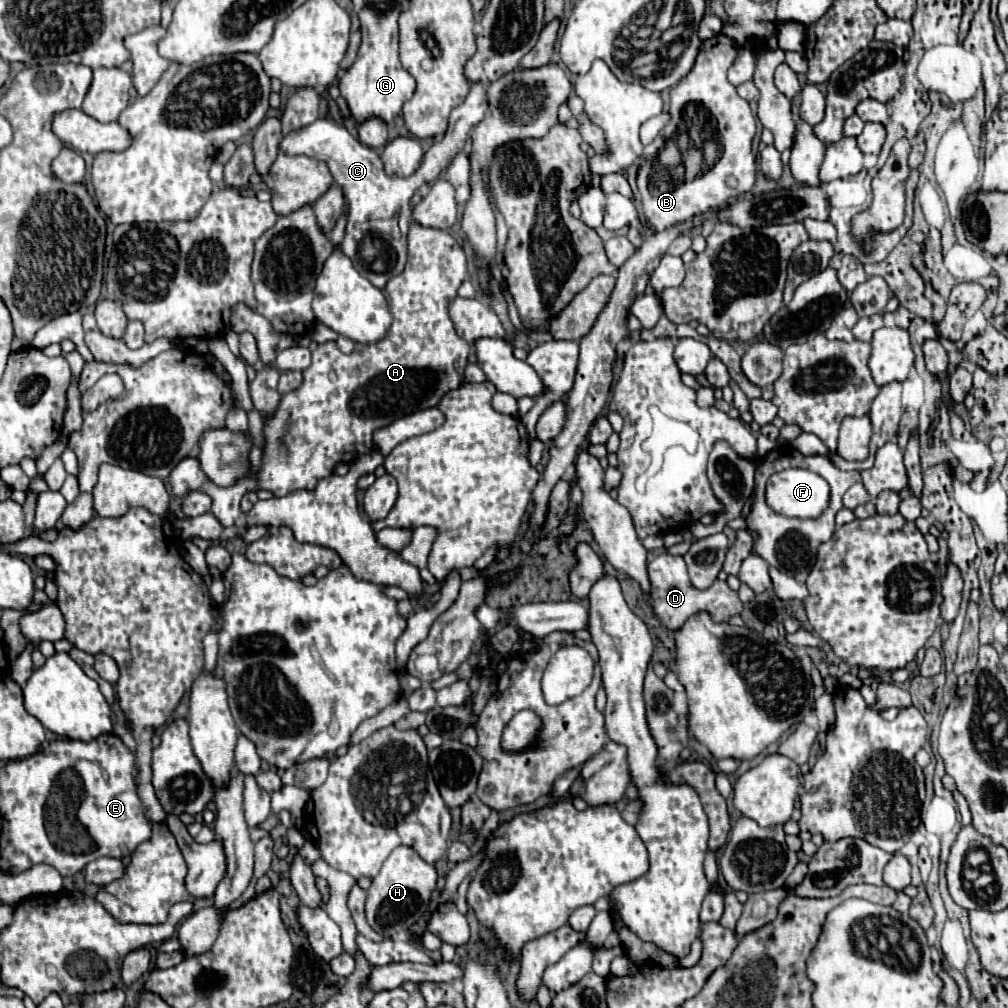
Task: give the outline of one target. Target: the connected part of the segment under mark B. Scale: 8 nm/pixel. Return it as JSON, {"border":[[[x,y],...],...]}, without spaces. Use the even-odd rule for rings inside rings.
{"border":[[[715,34],[713,38],[705,40],[701,44],[693,70],[669,94],[671,96],[671,106],[669,106],[671,120],[659,132],[659,136],[649,146],[645,146],[643,150],[645,162],[641,158],[639,174],[637,174],[637,188],[641,192],[641,210],[645,214],[647,228],[651,232],[661,232],[679,222],[687,222],[693,216],[701,216],[709,210],[717,210],[717,206],[723,206],[731,198],[737,198],[745,194],[747,190],[751,190],[755,182],[757,166],[755,166],[755,156],[751,150],[751,142],[755,136],[755,118],[751,114],[747,100],[743,100],[737,94],[735,86],[731,86],[727,80],[727,70],[733,64],[737,50],[739,46],[733,42],[733,38],[725,34]],[[669,144],[673,144],[673,148],[677,148],[681,154],[681,162],[685,168],[683,180],[675,180],[675,168],[661,160],[663,148],[667,148]]]}

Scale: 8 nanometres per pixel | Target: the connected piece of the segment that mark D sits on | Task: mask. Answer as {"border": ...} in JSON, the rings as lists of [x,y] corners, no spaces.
{"border":[[[661,554],[653,558],[647,566],[649,572],[649,582],[651,582],[651,592],[649,592],[649,606],[657,620],[671,632],[677,632],[687,618],[691,618],[697,612],[709,612],[713,622],[727,622],[729,618],[741,614],[743,602],[739,600],[737,592],[733,592],[727,582],[715,580],[707,590],[697,590],[687,574],[687,566],[683,556],[671,556],[671,554]]]}

